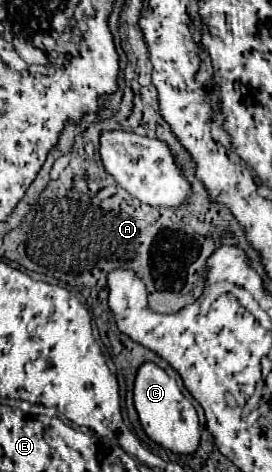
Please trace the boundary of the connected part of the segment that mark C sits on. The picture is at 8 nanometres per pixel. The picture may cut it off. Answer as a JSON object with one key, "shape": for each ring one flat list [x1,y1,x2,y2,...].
{"shape":[[144,363,136,375,134,383,134,405,142,423,142,429,146,435,162,445,164,449,170,449,172,453,194,453,200,443,200,431,198,431,198,415,192,403,186,403,186,397,178,389,176,381,158,365]]}

